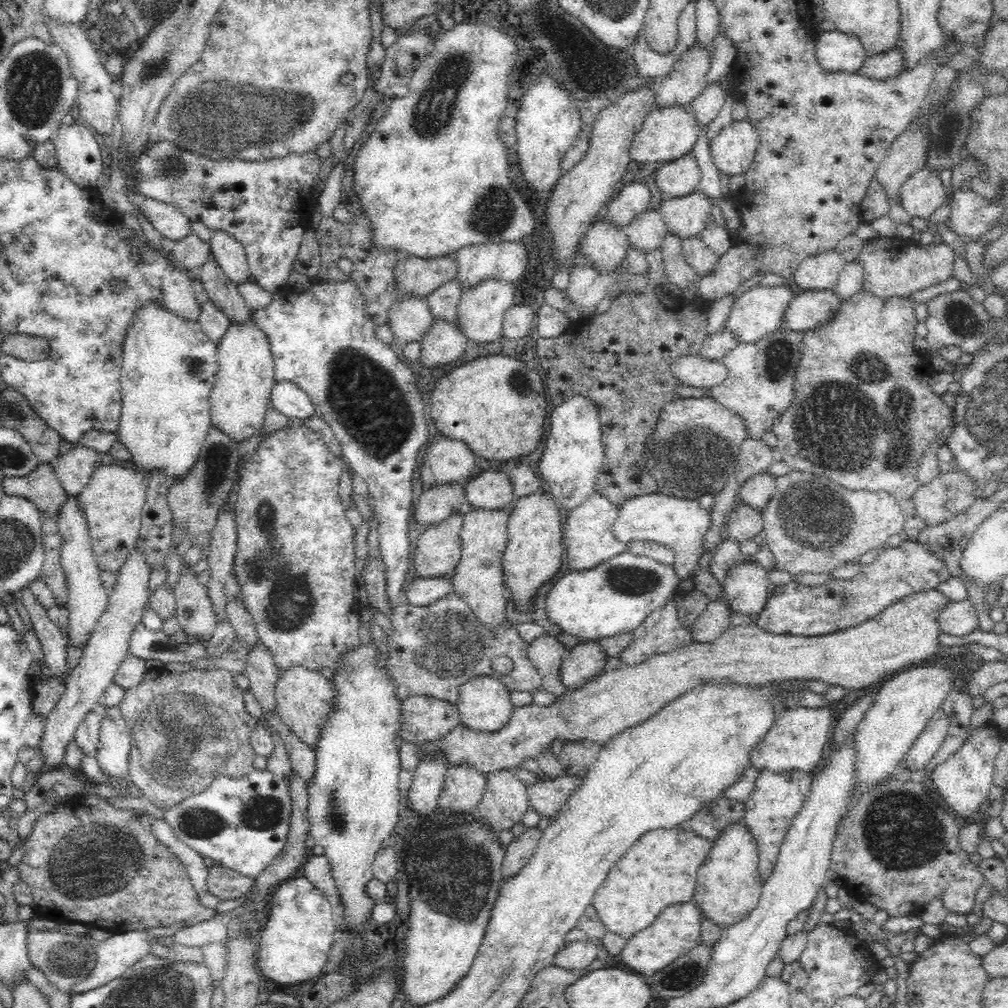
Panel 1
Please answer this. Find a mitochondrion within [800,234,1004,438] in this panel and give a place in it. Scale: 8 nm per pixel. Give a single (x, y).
(960, 319)

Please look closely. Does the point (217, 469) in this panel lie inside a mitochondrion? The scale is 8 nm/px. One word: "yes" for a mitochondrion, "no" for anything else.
yes

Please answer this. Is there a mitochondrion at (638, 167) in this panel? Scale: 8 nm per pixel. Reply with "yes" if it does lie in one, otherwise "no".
no

